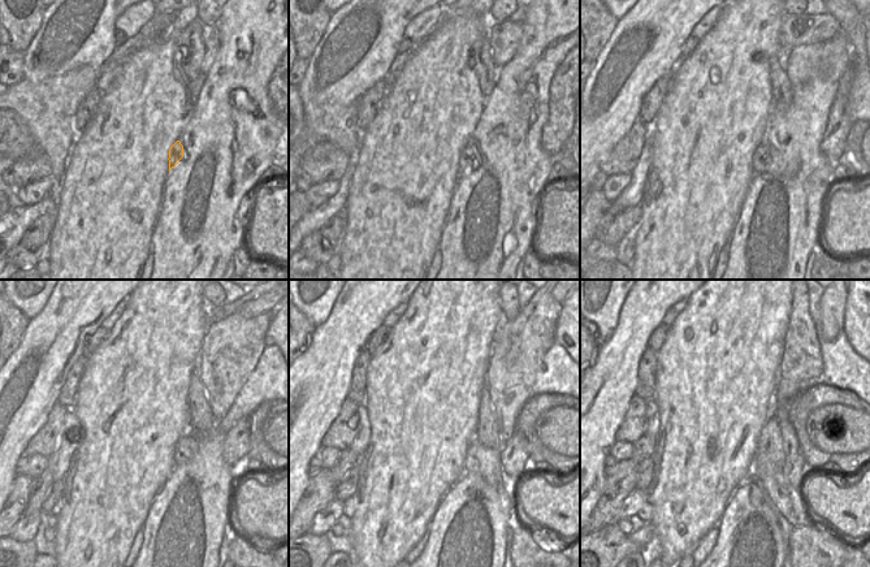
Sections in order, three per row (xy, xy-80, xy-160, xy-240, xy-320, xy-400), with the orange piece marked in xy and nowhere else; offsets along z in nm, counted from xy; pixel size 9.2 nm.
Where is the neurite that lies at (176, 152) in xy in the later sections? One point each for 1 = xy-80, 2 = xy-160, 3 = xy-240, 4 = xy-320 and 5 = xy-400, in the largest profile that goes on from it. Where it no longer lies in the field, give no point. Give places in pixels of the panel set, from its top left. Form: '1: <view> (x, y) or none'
1: xy-80 (468, 148)
2: xy-160 (761, 152)
3: xy-240 (186, 449)
4: xy-320 (480, 459)
5: xy-400 (790, 501)

